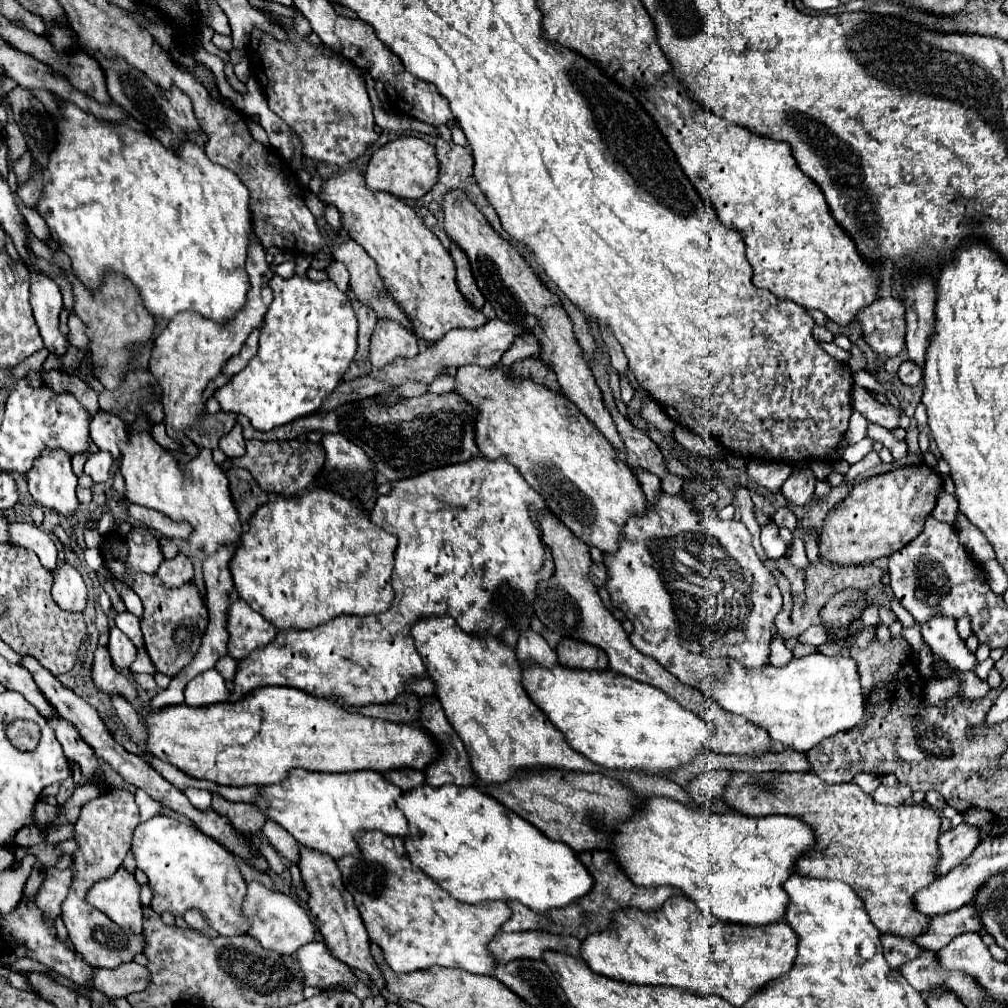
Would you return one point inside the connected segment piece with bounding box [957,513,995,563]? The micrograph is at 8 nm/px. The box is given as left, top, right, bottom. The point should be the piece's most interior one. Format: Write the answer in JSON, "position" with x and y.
{"position":[972,539]}

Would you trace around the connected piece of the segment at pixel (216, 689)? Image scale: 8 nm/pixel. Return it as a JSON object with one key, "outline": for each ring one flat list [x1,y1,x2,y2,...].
{"outline":[[215,669,197,675,185,687,185,705,189,707,205,707,227,699,229,699,229,691,225,687,223,677]]}

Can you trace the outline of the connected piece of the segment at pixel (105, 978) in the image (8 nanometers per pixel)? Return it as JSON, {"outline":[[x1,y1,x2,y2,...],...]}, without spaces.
{"outline":[[123,963,115,969,93,969,91,987,105,993,109,999,127,997,129,993,143,991,149,983,149,971,137,963]]}

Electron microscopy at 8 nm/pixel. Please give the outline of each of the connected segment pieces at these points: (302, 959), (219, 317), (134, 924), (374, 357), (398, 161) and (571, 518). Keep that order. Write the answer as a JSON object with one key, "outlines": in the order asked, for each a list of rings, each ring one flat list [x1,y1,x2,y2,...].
{"outlines":[[[311,941,303,945,299,951,291,955,303,973,303,985,313,987,329,987,329,985,343,985,351,989,361,1001,371,997,371,989,365,987,345,963,331,955,331,949,323,941]],[[61,103,59,113,61,113,61,117,57,119,57,127,59,127,57,151,53,151,53,155,49,157,49,165,45,167,45,199,39,205,39,215,45,219,45,223,53,231,53,237,57,239,59,249,65,255,69,255,73,275,91,291,97,291,101,287,101,281,107,275,107,271,127,277,139,289,145,309,155,317,157,323,159,321,169,323,179,311,201,313,205,319,211,319,211,321,217,321,223,325,233,321,237,317,237,313,247,305,247,293,251,289,251,283,249,283,249,275,245,271,245,261,247,261,247,249,251,245,251,239,255,237,253,211,249,207,251,199,249,199,249,191,241,183,241,179,233,171,209,161,203,147,199,147,195,143,185,143,185,147,181,147,181,153,173,153,167,147,161,147,161,143,157,143,155,139,149,139,149,135,137,133,133,129,125,129,125,127,113,127,111,123,95,119,91,113,85,113,83,109,79,109,73,103]],[[119,867,117,873,109,879,97,881,89,893,87,901,103,911,113,923,133,933,143,931,143,905,139,899,141,885,135,881,125,867]],[[379,321,373,331,369,361,373,369,379,371,397,357,415,357,417,351,417,339,411,331,405,331,405,327,395,321]],[[401,135,399,139,383,145,371,155,365,169,365,181,373,191,389,191,399,195,399,199,419,199,439,179,439,161,435,157,435,145,425,143,415,135]],[[467,365,457,369,455,381,455,393,463,395,479,409,477,447,483,457,497,459,505,455,515,467,519,467,527,483,545,497,549,509,571,529,577,539,581,539,587,547,597,547,601,553,615,555,623,537,623,525,629,517,643,517,649,509,649,503,633,471,607,443,607,439,593,427,593,423,589,423,589,419,585,419,585,415,581,415,581,411,567,399,561,399,557,391,541,387,533,381,523,381,517,385,507,379,503,369,489,371,483,367]]]}

